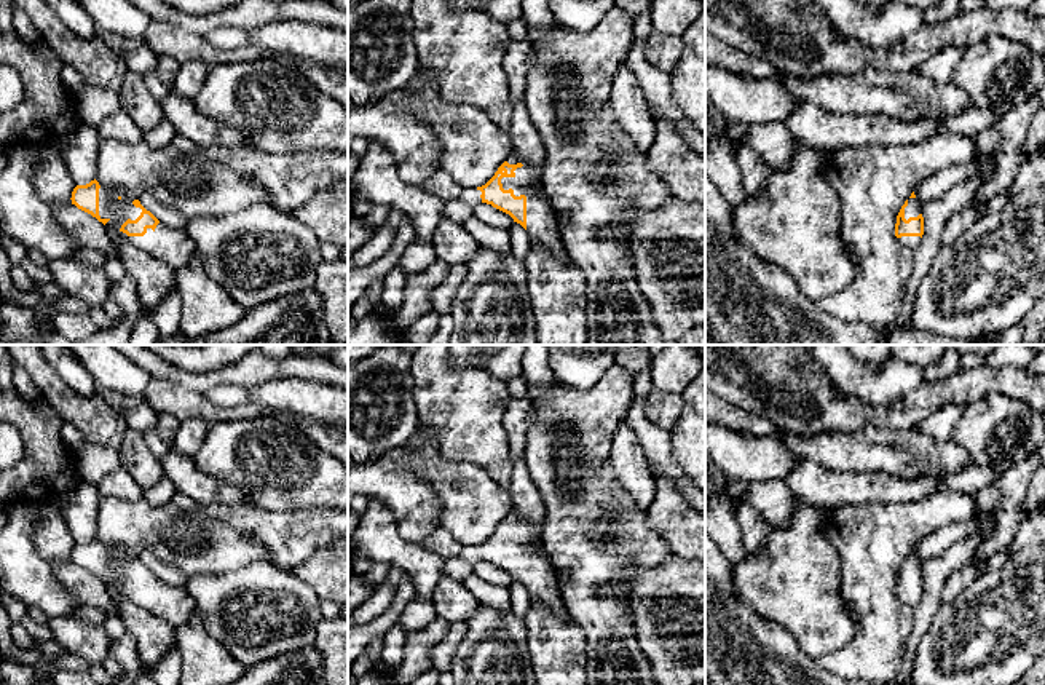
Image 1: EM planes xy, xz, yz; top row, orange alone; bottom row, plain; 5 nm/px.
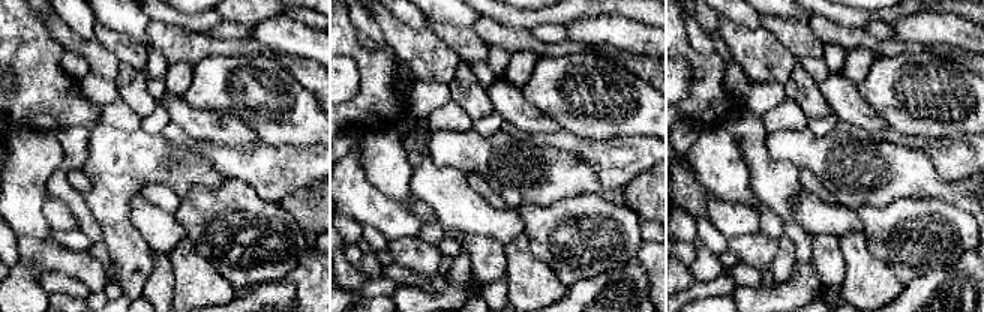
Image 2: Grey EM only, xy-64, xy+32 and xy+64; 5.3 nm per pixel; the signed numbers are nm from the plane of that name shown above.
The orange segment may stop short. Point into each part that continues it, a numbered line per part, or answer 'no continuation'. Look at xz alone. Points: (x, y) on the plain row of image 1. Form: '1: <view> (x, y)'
1: xz (541, 583)

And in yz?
1: yz (914, 566)

